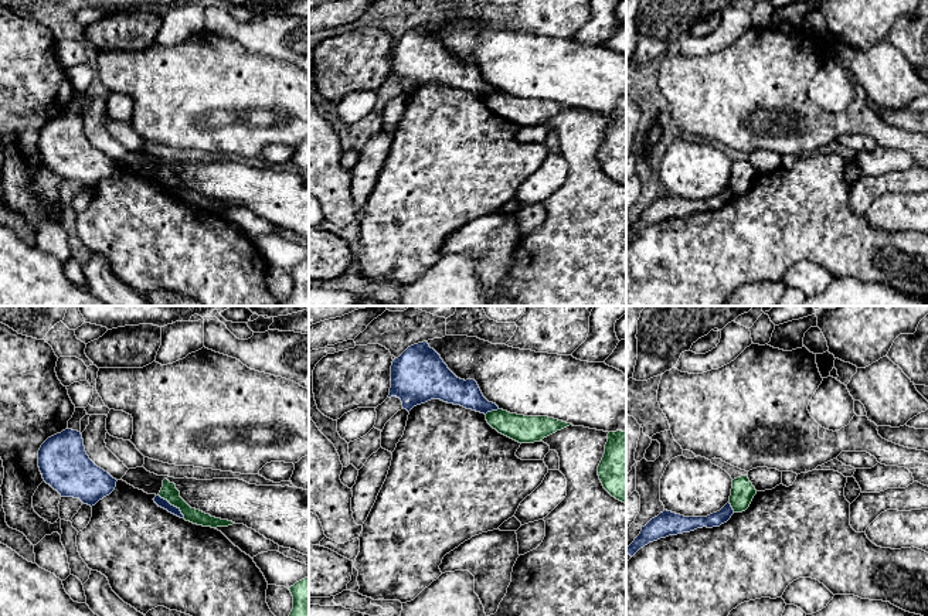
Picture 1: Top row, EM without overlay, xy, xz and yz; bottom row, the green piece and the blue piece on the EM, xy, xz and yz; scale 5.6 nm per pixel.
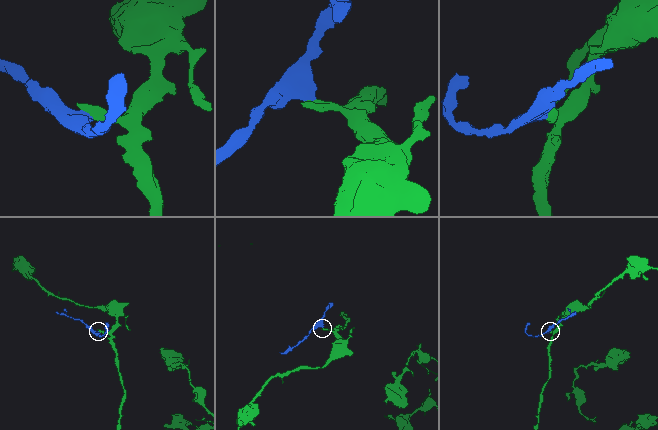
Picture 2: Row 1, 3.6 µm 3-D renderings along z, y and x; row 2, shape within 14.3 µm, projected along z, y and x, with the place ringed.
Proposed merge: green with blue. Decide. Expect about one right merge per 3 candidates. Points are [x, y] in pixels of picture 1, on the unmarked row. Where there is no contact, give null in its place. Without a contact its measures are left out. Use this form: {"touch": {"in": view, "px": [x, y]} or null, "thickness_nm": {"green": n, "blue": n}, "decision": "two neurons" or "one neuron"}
{"touch": {"in": "xy", "px": [172, 187]}, "thickness_nm": {"green": 90, "blue": 50}, "decision": "two neurons"}

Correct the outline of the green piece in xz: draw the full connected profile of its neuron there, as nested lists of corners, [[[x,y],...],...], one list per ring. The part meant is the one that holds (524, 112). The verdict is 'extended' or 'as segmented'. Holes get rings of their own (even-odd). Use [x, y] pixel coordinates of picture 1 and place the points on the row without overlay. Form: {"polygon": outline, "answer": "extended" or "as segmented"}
{"polygon": [[[503,92],[487,95],[486,103],[499,116],[519,126],[540,125],[572,108],[548,99],[524,99]]], "answer": "as segmented"}

